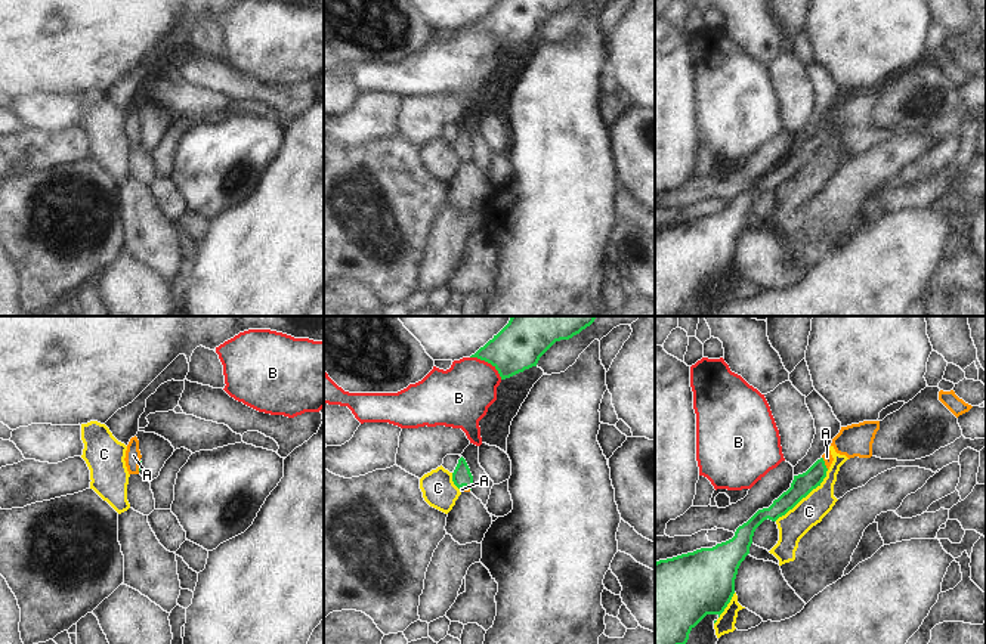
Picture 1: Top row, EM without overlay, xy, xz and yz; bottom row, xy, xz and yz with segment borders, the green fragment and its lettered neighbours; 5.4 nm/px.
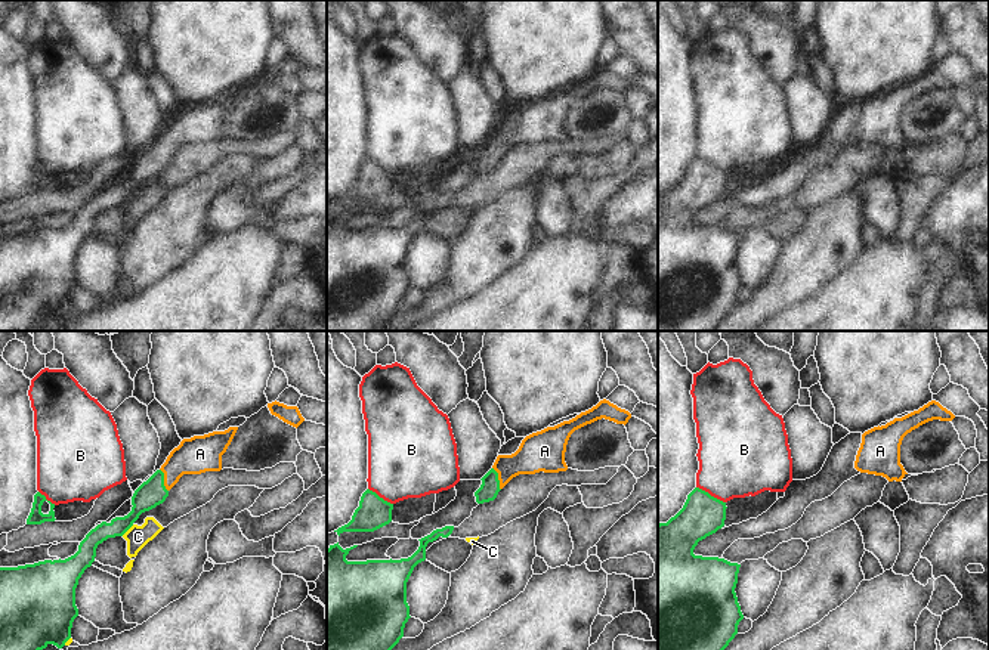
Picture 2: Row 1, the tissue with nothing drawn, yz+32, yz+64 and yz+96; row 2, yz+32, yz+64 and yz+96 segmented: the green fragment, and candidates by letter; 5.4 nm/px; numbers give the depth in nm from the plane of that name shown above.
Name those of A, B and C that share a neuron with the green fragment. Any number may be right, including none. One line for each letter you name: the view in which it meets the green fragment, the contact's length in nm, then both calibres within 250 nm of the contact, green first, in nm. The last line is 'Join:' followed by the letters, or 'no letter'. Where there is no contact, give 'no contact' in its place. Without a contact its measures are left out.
A: yz | 80 nm | 120/50 nm
Join: A

